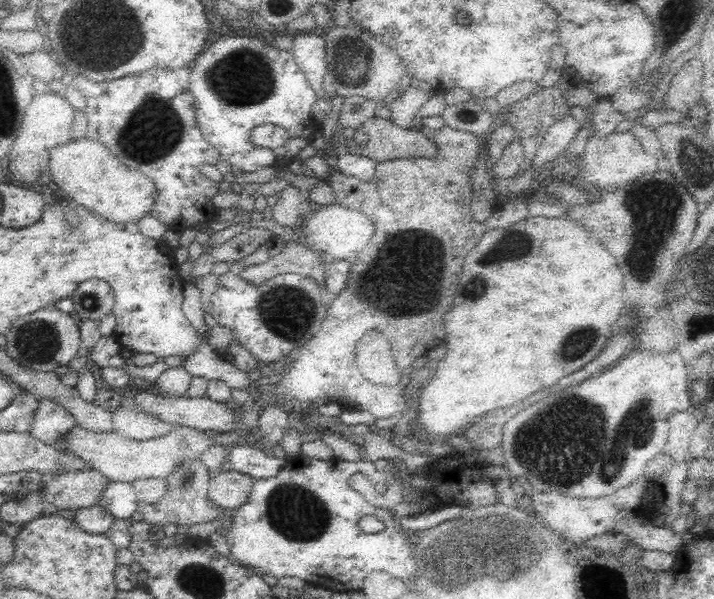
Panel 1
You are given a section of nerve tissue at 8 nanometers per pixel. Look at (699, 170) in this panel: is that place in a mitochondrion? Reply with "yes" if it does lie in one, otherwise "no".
yes

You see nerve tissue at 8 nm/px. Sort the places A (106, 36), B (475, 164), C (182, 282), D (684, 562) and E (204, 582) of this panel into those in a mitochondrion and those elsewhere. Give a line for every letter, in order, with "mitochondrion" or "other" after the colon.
A: mitochondrion
B: other
C: other
D: other
E: mitochondrion

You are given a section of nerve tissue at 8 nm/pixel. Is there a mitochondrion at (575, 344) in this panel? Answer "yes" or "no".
yes

